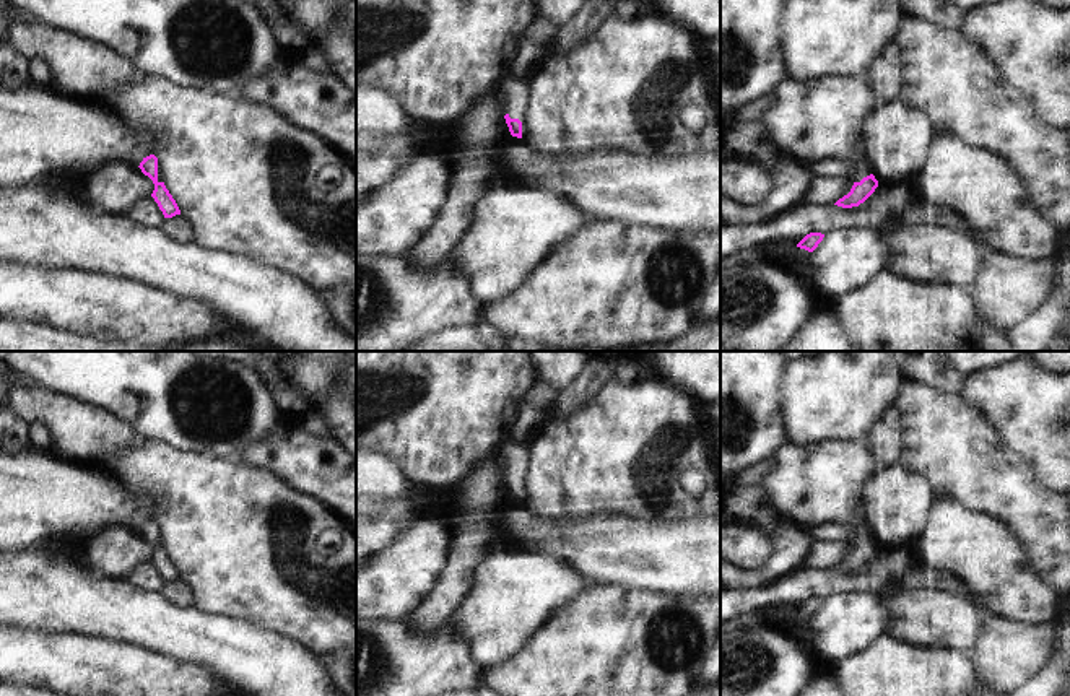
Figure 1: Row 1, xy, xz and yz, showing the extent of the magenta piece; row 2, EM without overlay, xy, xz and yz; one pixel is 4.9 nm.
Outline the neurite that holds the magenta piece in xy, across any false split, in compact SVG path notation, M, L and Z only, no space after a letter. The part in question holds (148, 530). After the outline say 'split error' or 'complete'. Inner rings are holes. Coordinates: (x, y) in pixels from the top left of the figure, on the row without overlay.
M150 519L143 522L138 532L145 540L148 540L153 545L154 555L151 561L158 568L164 582L172 582L176 579L181 579L176 564L164 550L164 530L161 529L161 525L154 519Z | split error

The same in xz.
M512 434L501 444L498 454L507 467L506 488L512 501L527 502L528 499L528 472L532 468L532 449L527 442Z | split error

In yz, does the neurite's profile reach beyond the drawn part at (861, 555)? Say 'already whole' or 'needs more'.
needs more

